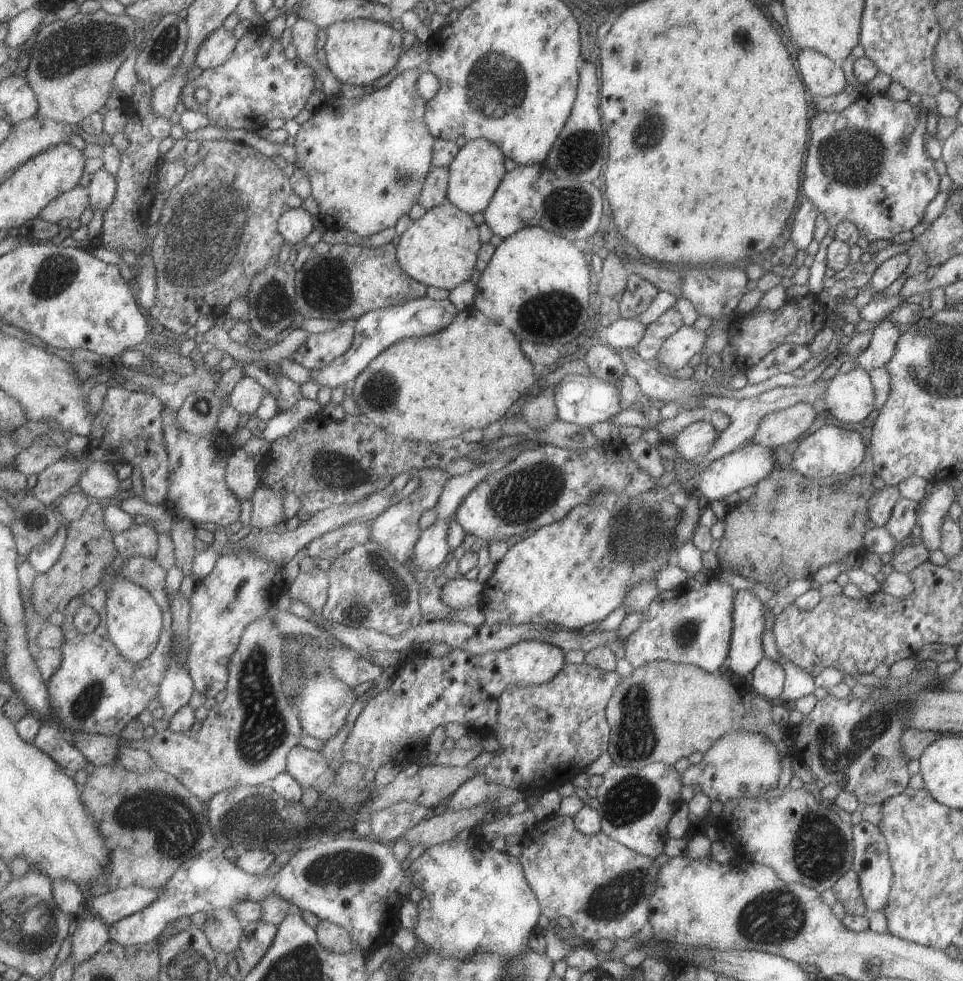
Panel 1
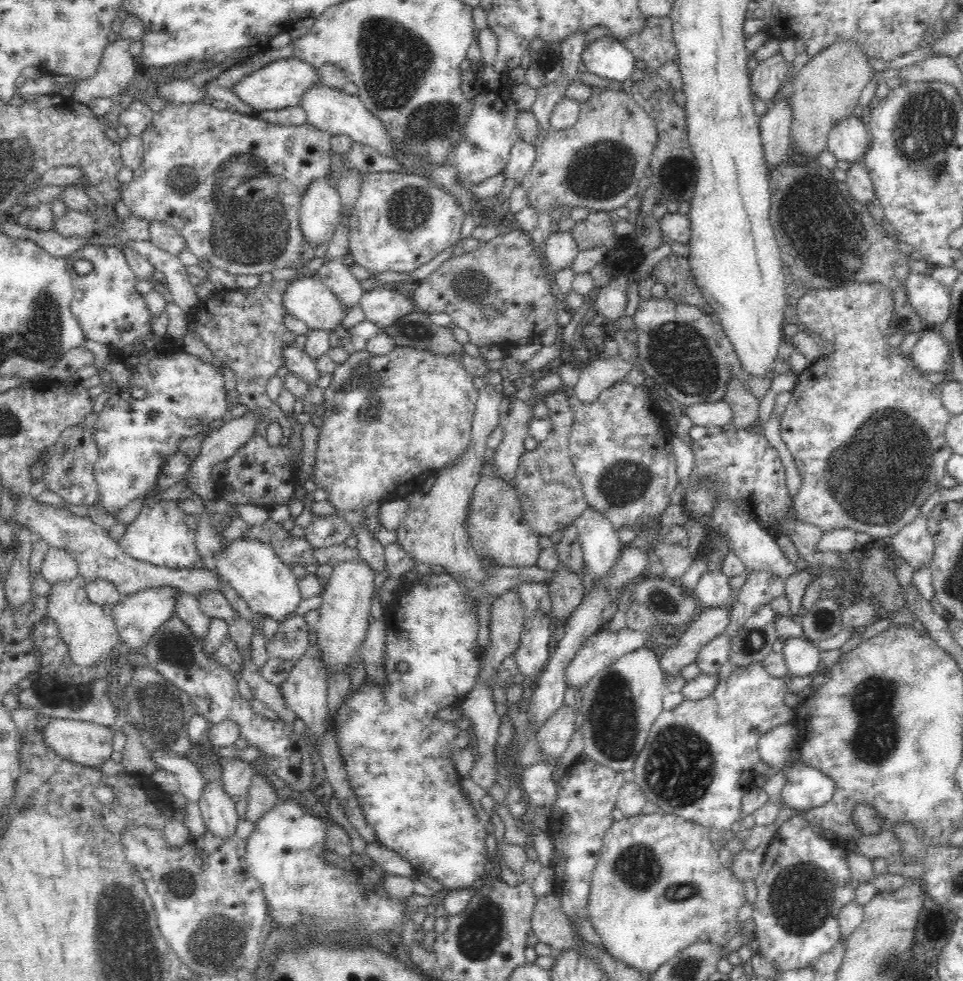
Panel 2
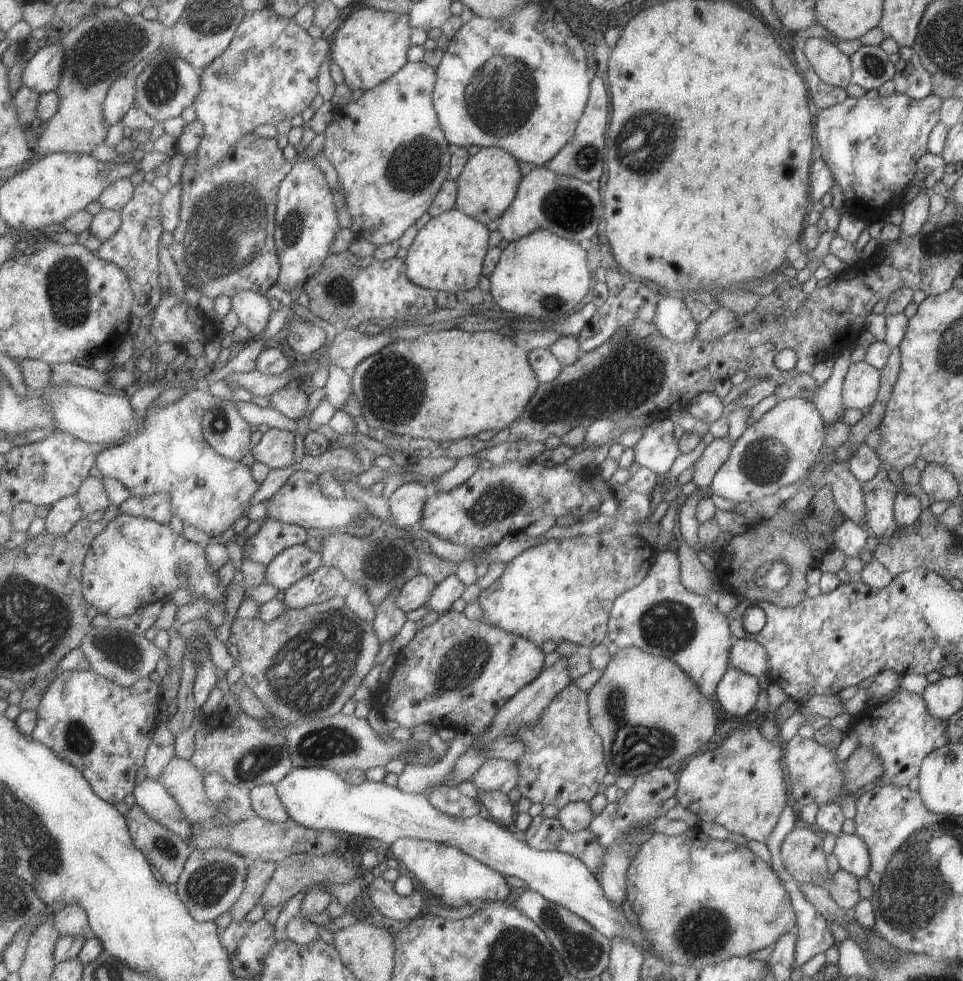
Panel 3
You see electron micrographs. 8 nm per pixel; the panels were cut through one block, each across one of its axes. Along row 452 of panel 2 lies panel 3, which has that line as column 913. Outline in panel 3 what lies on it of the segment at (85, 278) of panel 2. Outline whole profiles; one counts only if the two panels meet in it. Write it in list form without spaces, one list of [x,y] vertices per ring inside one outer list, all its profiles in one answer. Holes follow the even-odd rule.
[[[894,92],[887,97],[877,95],[872,99],[865,96],[845,97],[843,102],[816,112],[814,126],[820,157],[842,190],[842,211],[858,216],[868,223],[903,205],[903,193],[913,178],[917,159],[927,152],[928,134],[937,124],[941,103],[942,100],[933,93],[922,99],[912,99],[906,94]]]

